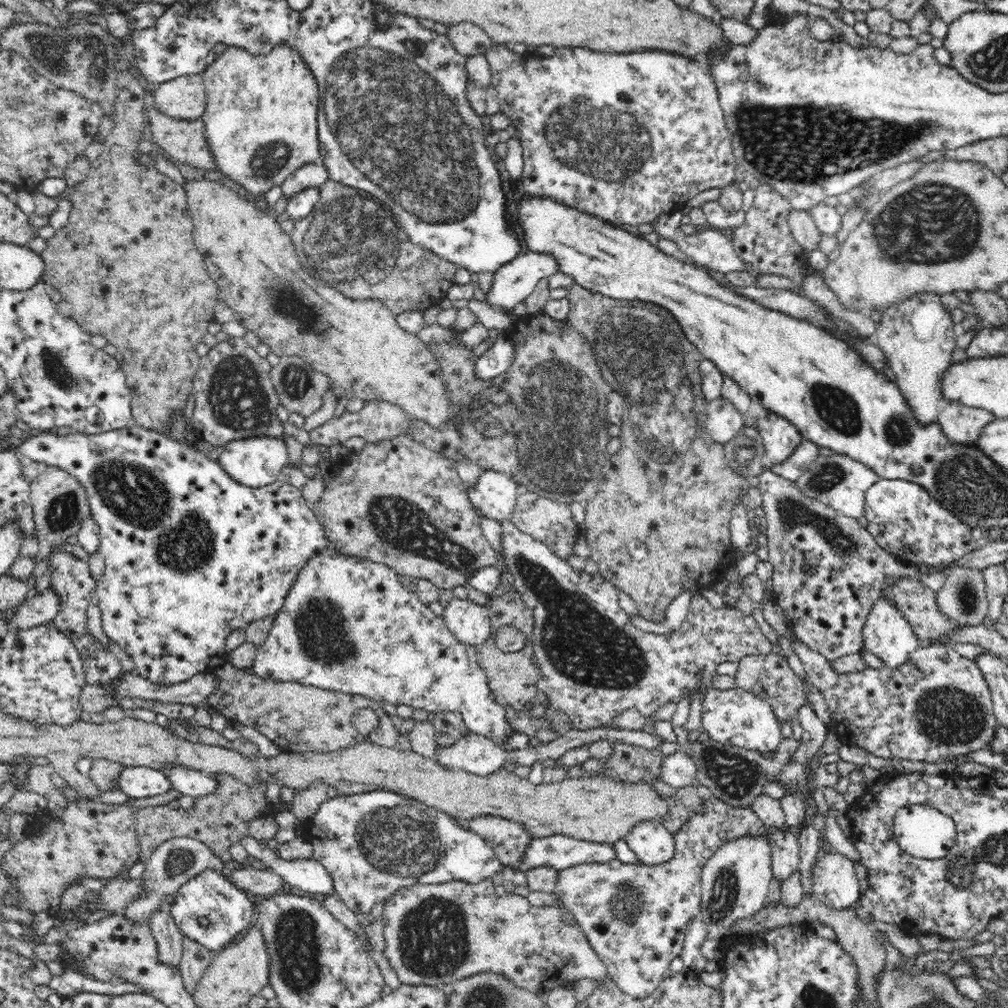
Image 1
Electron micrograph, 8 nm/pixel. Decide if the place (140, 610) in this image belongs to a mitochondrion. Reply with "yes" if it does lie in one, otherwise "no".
no

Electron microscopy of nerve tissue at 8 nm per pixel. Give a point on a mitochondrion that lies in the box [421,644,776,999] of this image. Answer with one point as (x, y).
(735, 776)

